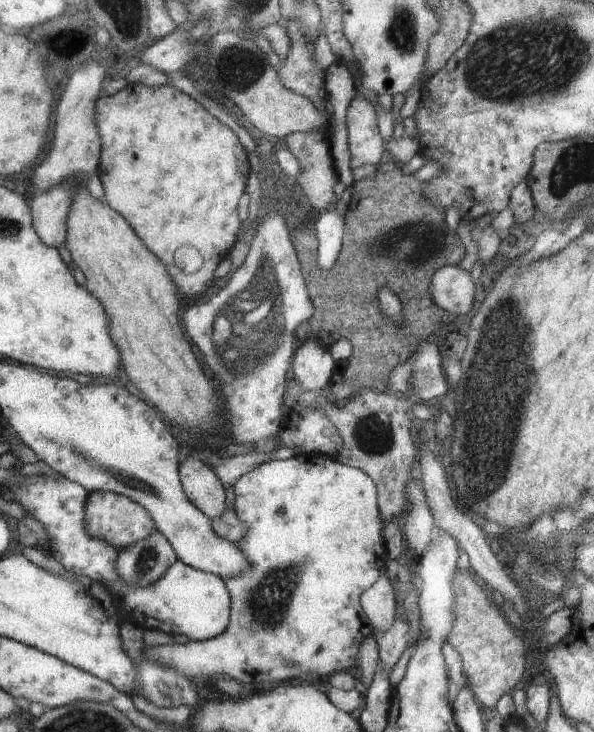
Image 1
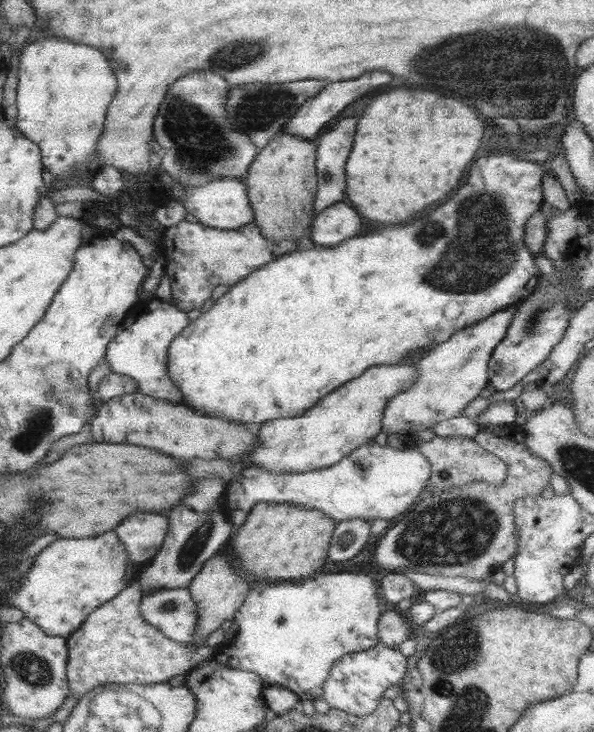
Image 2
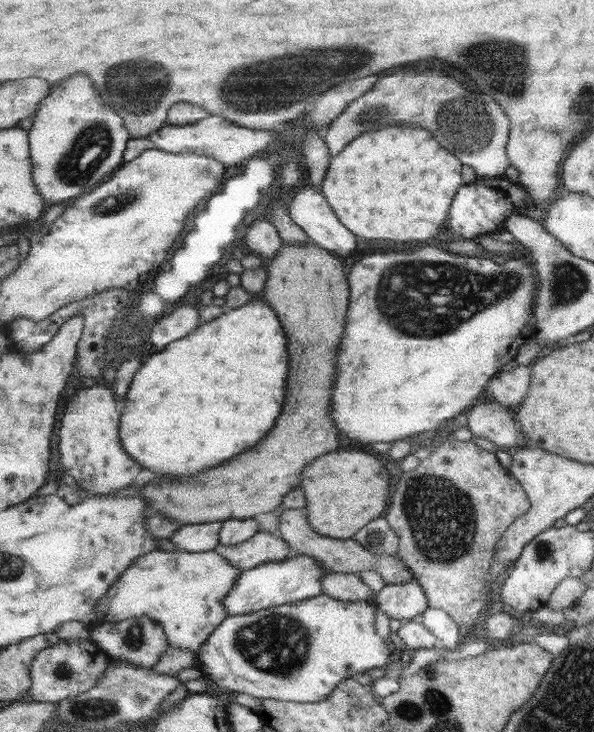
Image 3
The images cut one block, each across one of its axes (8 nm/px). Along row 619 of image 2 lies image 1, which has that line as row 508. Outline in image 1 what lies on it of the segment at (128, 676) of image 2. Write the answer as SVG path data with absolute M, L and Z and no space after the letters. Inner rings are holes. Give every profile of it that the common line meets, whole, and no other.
M112 492L88 494L84 526L86 526L86 534L90 534L92 538L100 538L100 540L108 542L110 546L114 546L119 551L135 542L142 542L144 538L148 538L156 532L154 520L150 518L150 514L140 504L122 496L122 494Z

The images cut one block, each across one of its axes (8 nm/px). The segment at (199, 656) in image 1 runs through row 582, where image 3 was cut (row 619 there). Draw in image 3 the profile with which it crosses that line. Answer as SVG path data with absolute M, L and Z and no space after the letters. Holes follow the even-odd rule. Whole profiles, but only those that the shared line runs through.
M324 593L307 598L306 600L297 600L296 602L273 606L262 610L252 611L243 615L232 615L224 617L224 620L214 629L209 639L203 644L198 656L198 668L204 674L204 677L212 679L218 686L233 690L234 692L242 692L249 694L254 698L268 698L280 701L300 701L313 703L323 701L336 688L339 682L348 678L355 678L358 674L365 673L371 668L380 668L387 664L389 654L391 653L385 640L376 634L378 626L379 610L372 603L365 600L355 600L354 602L344 602L336 600Z

